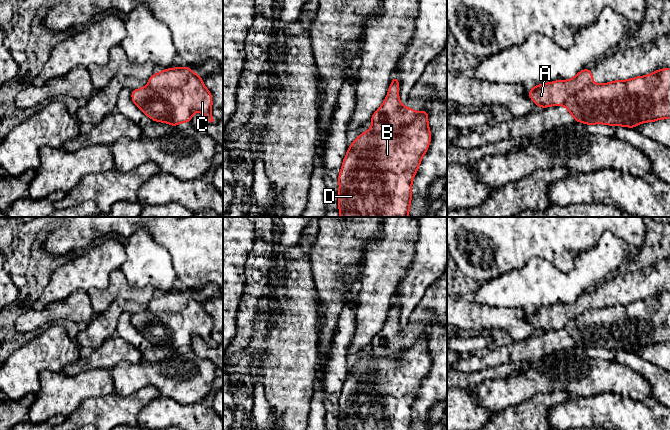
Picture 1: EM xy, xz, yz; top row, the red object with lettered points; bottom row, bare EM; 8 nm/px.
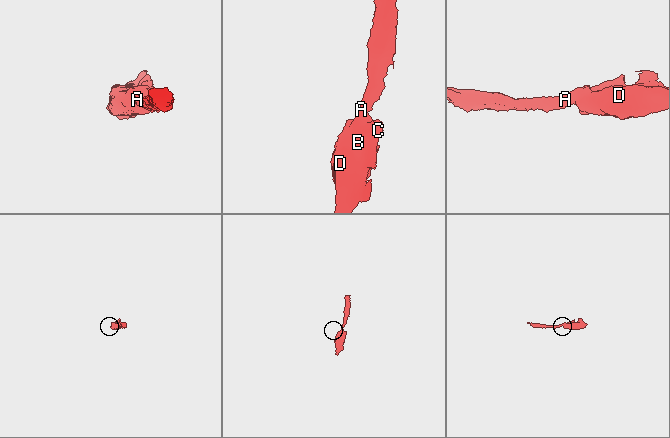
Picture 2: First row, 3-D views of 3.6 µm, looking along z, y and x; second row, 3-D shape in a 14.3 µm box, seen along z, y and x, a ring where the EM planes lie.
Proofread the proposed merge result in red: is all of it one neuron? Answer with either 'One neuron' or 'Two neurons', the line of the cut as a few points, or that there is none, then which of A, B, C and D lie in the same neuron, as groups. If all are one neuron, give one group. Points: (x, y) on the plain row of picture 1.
Two neurons. Split along xy (192, 296), (187, 304), (177, 311), (152, 314), (148, 310). Groups: A / B C D

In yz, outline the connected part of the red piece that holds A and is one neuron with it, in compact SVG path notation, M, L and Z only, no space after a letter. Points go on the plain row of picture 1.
M584 292L571 304L557 304L549 307L533 310L528 319L539 331L564 329L566 324L584 313L593 309L593 297Z

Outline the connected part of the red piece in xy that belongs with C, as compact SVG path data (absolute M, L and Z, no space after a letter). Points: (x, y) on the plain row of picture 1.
M192 296L185 308L178 312L164 312L153 315L149 310L134 313L131 316L133 327L151 344L165 346L176 351L183 346L191 347L193 337L198 335L204 338L209 346L213 346L211 332L213 330L212 318L205 311L202 301Z

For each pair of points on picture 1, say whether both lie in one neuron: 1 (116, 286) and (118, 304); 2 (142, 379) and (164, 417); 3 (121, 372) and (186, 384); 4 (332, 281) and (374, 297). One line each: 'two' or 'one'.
1: two
2: two
3: one
4: two

